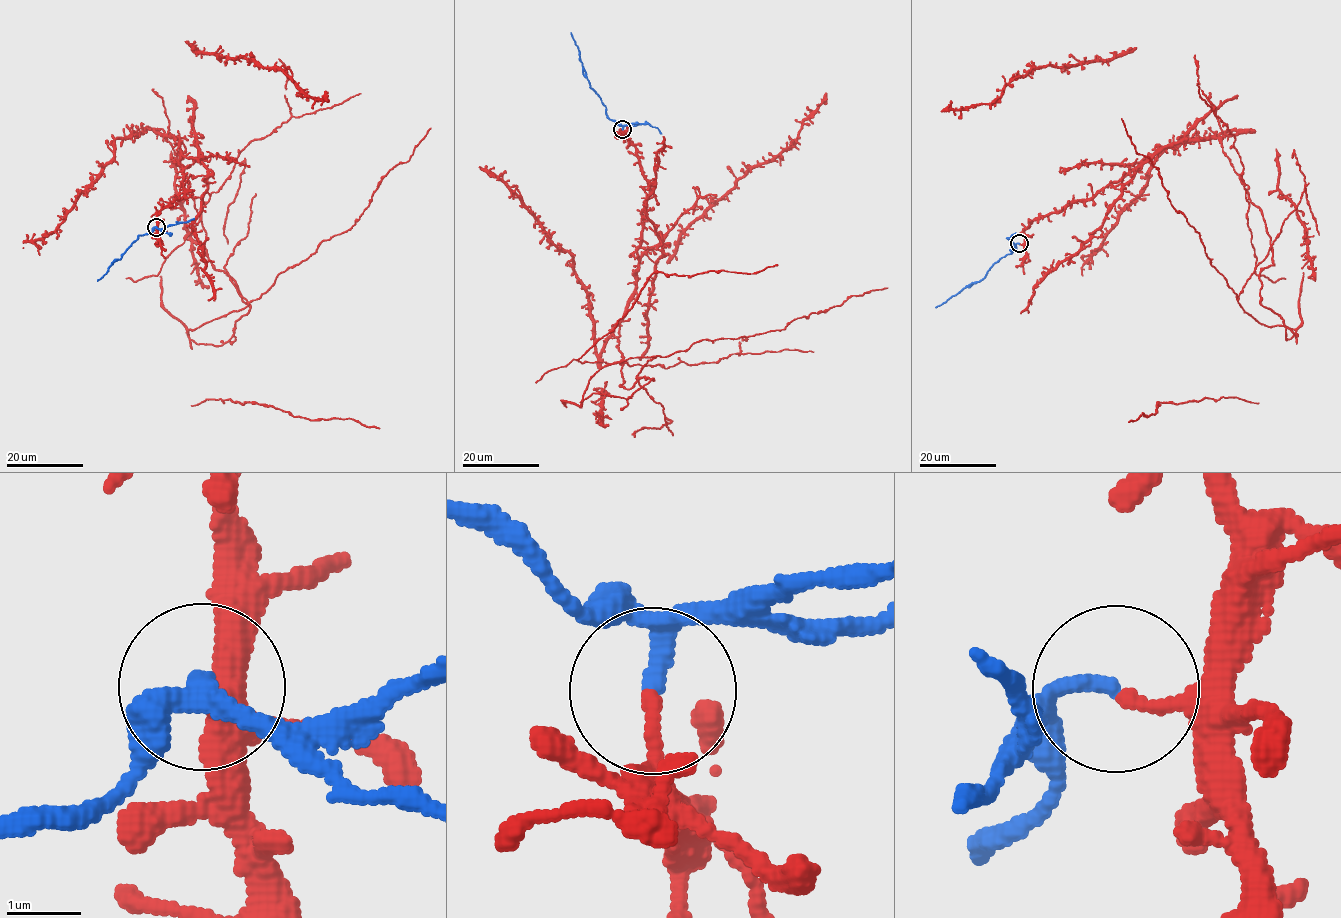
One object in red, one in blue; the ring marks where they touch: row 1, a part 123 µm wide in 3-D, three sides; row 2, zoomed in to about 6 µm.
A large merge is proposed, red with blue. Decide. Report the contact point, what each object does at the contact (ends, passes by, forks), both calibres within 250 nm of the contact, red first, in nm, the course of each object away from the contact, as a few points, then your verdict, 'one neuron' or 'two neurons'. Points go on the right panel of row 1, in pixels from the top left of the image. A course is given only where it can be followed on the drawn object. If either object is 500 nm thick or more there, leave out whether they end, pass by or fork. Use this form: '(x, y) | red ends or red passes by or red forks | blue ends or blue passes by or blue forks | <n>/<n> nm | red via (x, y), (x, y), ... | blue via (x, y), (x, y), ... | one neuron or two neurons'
(1019, 243) | red ends | blue passes by | 180/160 nm | red via (1020, 243), (1156, 152), (1217, 138), (1271, 239), (1260, 302), (1295, 333), (1244, 311), (1122, 118) | blue via (1019, 243), (1013, 251), (995, 262), (979, 281), (966, 285), (935, 307) | two neurons

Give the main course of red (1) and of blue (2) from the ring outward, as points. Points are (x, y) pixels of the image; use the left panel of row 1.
1: (155, 226), (187, 192), (164, 135), (208, 259), (250, 309), (221, 345), (189, 329), (352, 227), (430, 128)
2: (155, 226), (148, 234), (139, 235), (97, 280)

